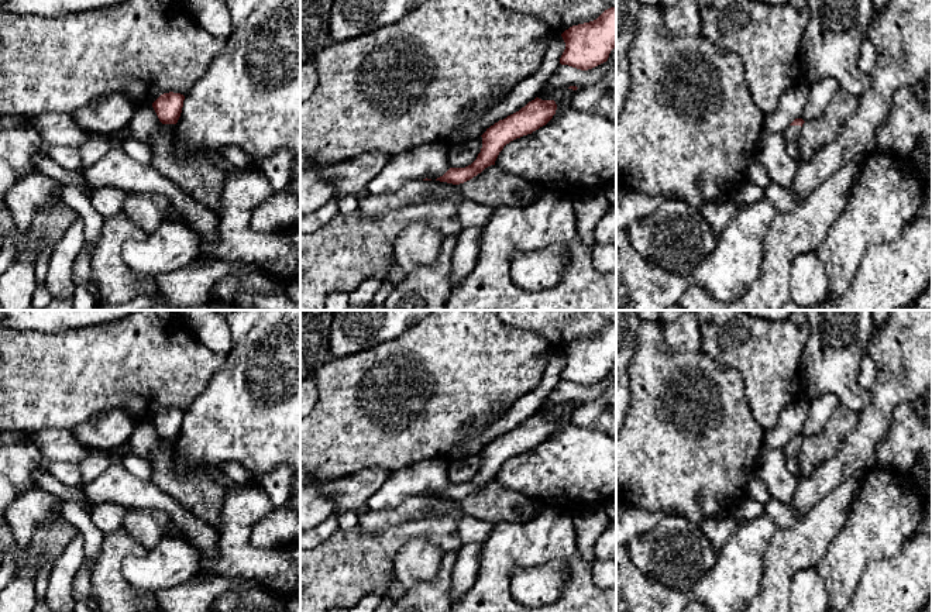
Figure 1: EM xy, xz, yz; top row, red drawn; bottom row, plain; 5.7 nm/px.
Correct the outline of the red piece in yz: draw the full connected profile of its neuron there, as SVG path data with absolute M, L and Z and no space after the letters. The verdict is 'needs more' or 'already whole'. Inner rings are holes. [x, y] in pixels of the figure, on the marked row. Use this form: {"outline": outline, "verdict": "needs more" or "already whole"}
{"outline": "M795 118L783 133L785 142L797 141L801 127L805 121L802 118Z", "verdict": "needs more"}

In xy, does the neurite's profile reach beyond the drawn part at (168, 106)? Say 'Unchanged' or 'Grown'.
Unchanged

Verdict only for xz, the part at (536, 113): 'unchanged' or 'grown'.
unchanged

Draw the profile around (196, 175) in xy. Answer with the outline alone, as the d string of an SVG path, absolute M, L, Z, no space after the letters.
M162 124L157 134L148 135L144 141L152 148L152 168L209 209L217 207L224 172L200 154L178 159L175 155L176 124Z

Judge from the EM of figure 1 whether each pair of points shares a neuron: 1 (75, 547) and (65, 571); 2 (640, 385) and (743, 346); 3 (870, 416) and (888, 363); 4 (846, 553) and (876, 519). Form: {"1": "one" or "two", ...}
{"1": "one", "2": "two", "3": "one", "4": "one"}

